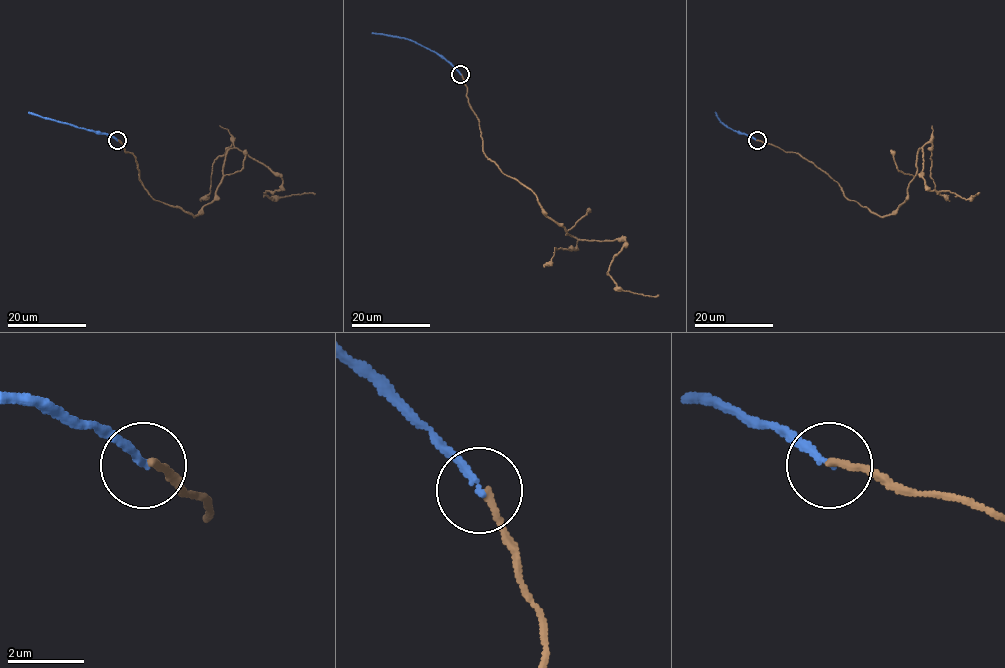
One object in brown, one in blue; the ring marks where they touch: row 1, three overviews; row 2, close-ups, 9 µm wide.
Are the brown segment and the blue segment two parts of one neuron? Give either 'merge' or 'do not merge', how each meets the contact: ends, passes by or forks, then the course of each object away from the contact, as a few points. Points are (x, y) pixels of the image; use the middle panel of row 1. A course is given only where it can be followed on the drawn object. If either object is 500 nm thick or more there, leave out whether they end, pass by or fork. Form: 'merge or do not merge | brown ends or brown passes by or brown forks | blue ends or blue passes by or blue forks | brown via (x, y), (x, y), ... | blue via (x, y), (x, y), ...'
do not merge | brown ends | blue ends | brown via (461, 74), (484, 154), (527, 186), (541, 211), (569, 235), (624, 239), (608, 274), (623, 290), (658, 295) | blue via (460, 74), (436, 53), (413, 41), (372, 32)

